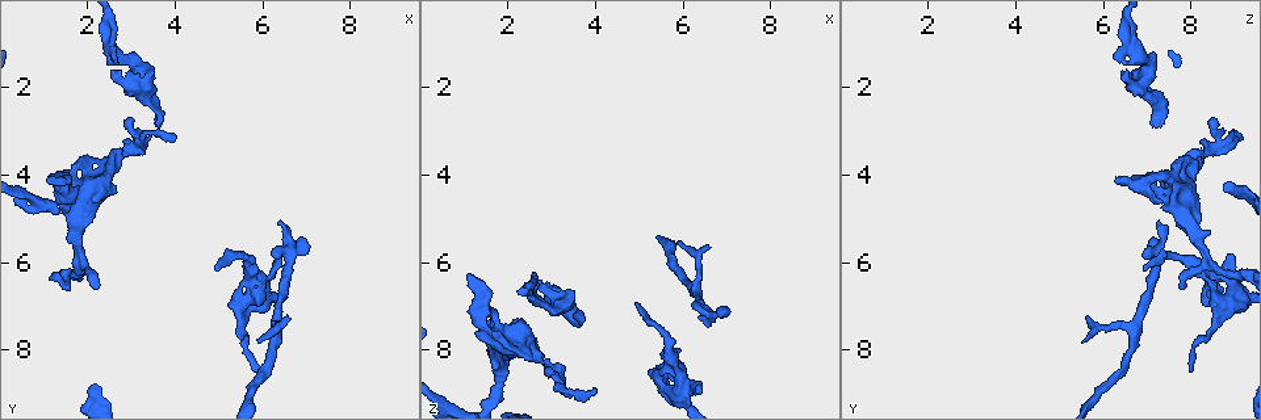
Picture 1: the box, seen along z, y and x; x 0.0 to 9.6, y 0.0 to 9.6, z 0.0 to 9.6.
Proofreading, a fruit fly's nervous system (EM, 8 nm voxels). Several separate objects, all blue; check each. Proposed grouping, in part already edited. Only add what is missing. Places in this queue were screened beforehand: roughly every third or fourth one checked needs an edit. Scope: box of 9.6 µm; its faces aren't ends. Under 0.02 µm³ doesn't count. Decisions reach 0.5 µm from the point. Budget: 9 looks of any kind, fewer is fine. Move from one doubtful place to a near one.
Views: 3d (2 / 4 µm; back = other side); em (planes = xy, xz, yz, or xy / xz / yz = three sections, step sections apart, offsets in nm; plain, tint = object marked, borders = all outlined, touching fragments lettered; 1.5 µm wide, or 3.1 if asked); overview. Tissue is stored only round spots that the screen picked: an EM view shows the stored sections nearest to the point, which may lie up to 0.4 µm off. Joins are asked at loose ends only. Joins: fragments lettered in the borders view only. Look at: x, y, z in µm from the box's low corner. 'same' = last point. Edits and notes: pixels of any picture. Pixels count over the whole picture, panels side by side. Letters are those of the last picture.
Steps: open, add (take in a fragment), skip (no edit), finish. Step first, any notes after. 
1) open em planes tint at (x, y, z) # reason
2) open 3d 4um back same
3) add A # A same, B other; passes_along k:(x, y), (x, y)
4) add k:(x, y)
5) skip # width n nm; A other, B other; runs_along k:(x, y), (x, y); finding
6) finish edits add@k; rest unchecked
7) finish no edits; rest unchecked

open 3d 4um at (1.05, 4.10, 6.25) # an open end

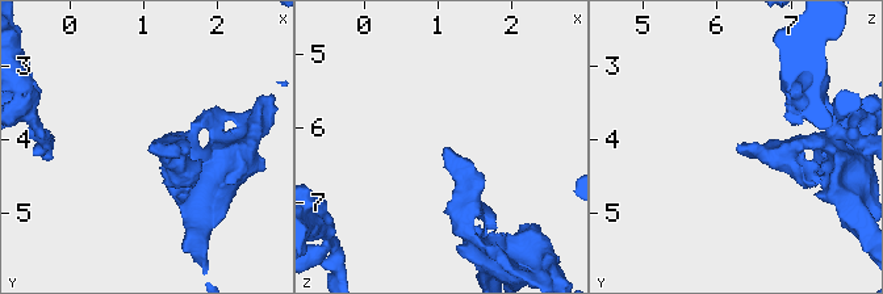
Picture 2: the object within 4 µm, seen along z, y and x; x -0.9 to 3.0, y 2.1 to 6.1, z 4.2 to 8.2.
open em xy step 4 tint at (1.05, 4.10, 6.30) # shape alone is not enough

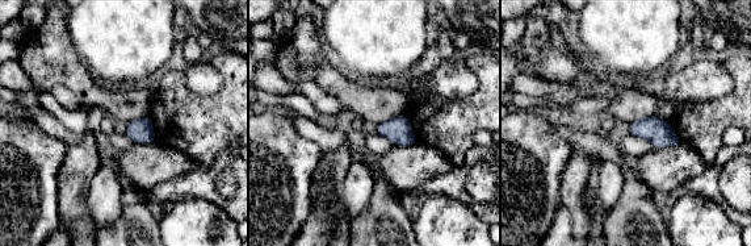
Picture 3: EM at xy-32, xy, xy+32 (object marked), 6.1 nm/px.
open em xy step 4 borders same

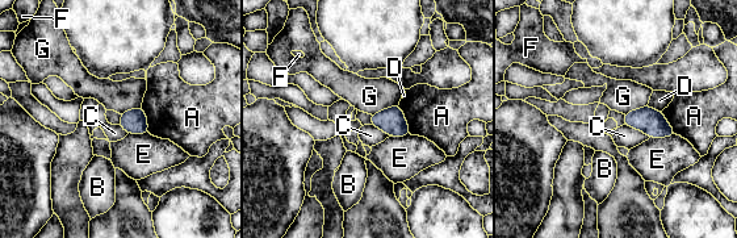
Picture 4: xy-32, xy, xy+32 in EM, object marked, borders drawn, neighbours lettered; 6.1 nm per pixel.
skip # A other, B other, C other, D other, E other, F other, G other; border 4:(398, 103), (371, 115); none of them fits

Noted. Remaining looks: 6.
open em planes borders at (3.65, 2.85, 7.15) # branch stops here

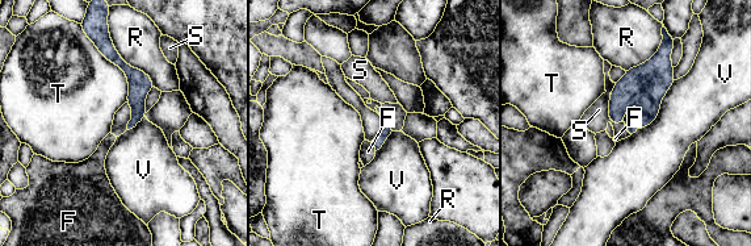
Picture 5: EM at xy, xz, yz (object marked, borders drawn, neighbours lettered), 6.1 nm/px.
add F # longest_contact V 420 nm; F same, R other, S other, T other, V other; the neuron continues

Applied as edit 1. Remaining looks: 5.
open overview

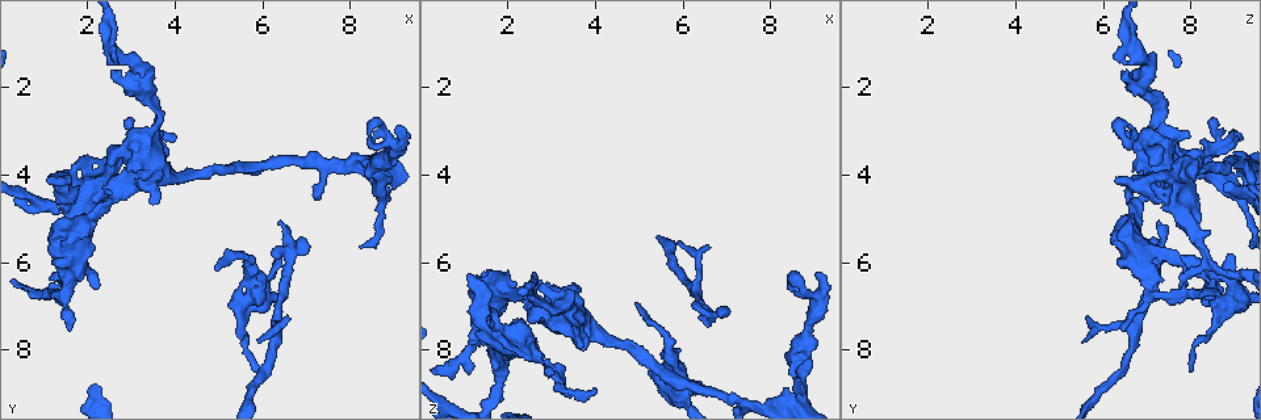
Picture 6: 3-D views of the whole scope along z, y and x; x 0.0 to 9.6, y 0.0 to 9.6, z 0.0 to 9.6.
open em planes plain at (4.05, 3.25, 8.95) # thin end

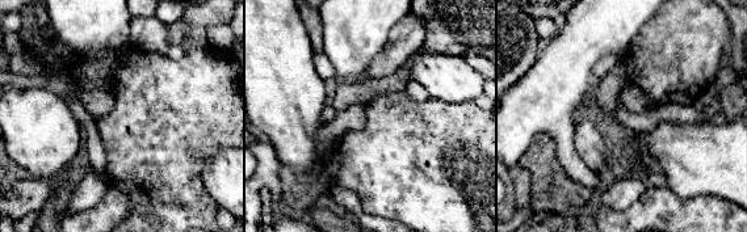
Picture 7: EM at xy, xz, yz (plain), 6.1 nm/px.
open em planes tint same

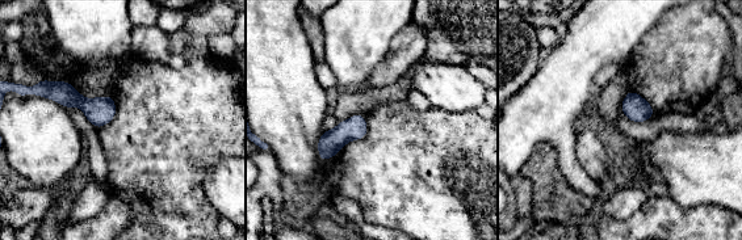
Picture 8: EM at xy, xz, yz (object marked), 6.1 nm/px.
open em planes borders same # what lies round it

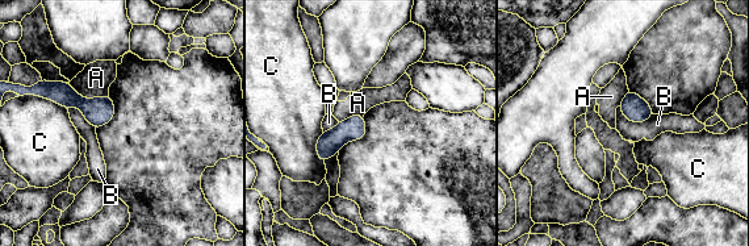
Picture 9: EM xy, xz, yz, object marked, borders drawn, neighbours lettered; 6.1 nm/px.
skip # longest_contact A 260 nm; A other, B other, C other; border 9:(68, 83), (83, 98), (108, 95); none of them fits

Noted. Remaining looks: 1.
finish edits add@5; rest unchecked

